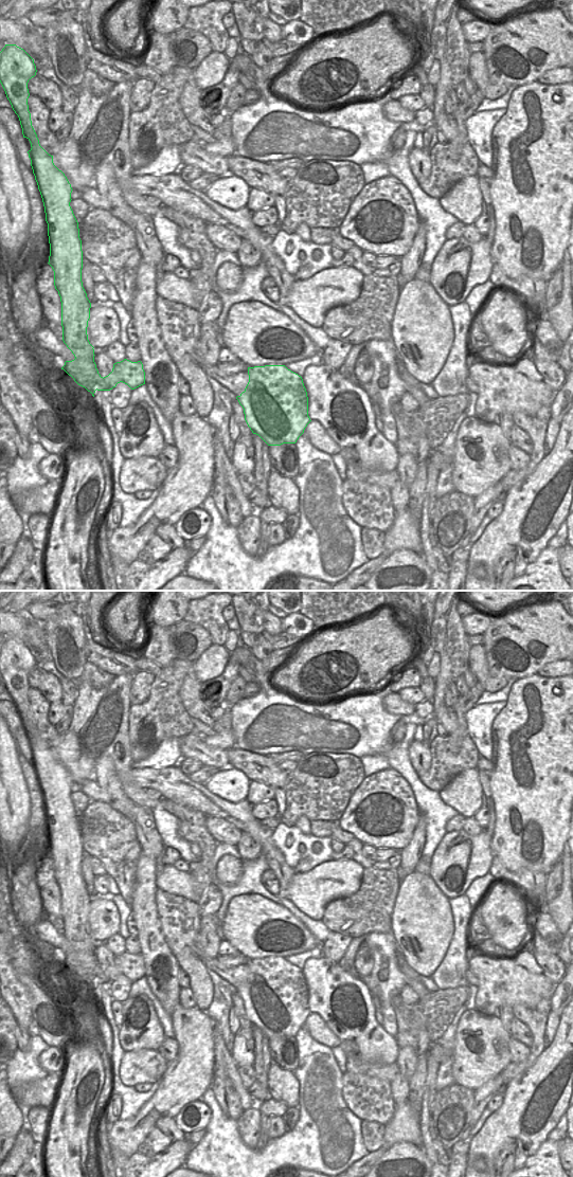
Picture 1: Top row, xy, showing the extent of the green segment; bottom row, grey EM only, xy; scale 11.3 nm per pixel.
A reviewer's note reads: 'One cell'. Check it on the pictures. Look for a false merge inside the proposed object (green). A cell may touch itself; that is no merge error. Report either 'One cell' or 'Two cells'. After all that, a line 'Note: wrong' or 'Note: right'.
Two cells.
Note: wrong

